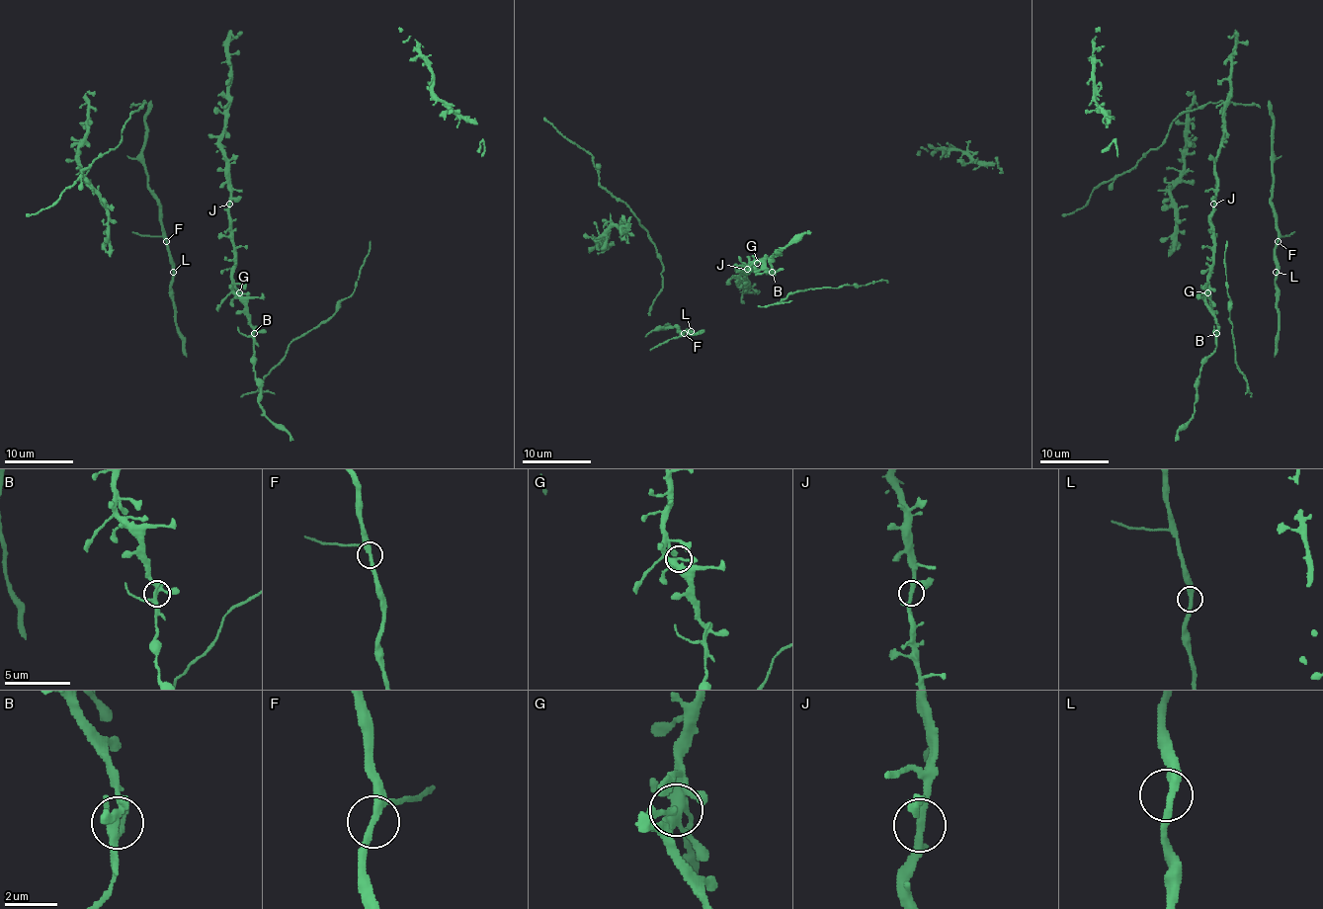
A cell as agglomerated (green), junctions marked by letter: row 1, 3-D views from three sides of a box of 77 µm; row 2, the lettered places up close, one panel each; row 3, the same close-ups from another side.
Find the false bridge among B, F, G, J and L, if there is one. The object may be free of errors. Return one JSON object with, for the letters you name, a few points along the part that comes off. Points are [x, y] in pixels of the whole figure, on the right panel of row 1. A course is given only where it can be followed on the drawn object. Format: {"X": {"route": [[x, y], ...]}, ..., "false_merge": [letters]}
{"B": {"route": [[1217, 332], [1217, 346], [1201, 365], [1194, 416], [1178, 432], [1176, 440]]}, "false_merge": ["B"]}

